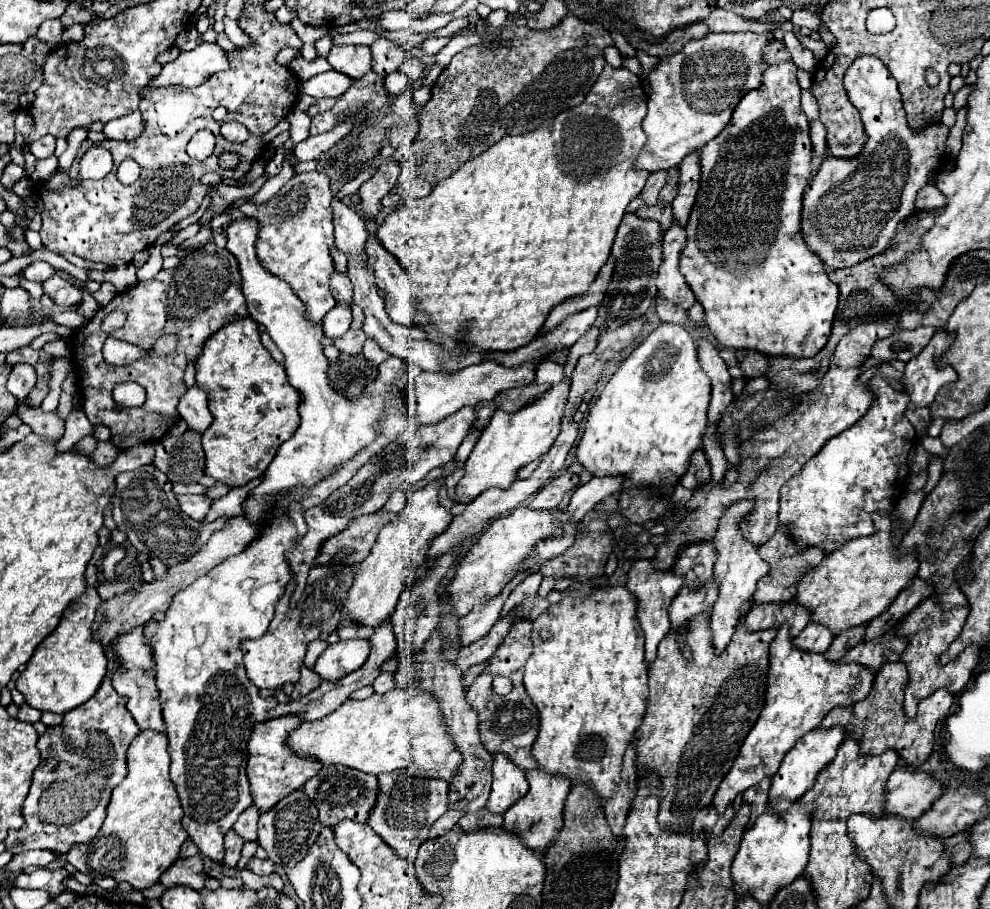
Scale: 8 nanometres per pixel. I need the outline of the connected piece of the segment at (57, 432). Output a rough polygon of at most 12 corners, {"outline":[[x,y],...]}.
{"outline":[[19,406],[35,434],[57,442],[65,422],[55,412]]}

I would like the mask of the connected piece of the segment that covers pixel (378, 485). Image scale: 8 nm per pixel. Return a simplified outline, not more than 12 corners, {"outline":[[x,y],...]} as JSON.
{"outline":[[475,408],[401,434],[307,510],[287,554],[303,594],[319,544],[453,460]]}

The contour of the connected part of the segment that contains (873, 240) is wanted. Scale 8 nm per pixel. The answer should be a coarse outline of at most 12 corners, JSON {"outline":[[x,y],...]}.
{"outline":[[871,54],[843,78],[867,140],[829,156],[803,234],[829,270],[895,248],[947,158]]}

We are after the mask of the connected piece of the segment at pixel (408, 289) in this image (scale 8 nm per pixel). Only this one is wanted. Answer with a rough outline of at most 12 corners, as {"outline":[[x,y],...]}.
{"outline":[[375,236],[369,264],[391,320],[411,326],[413,284]]}

